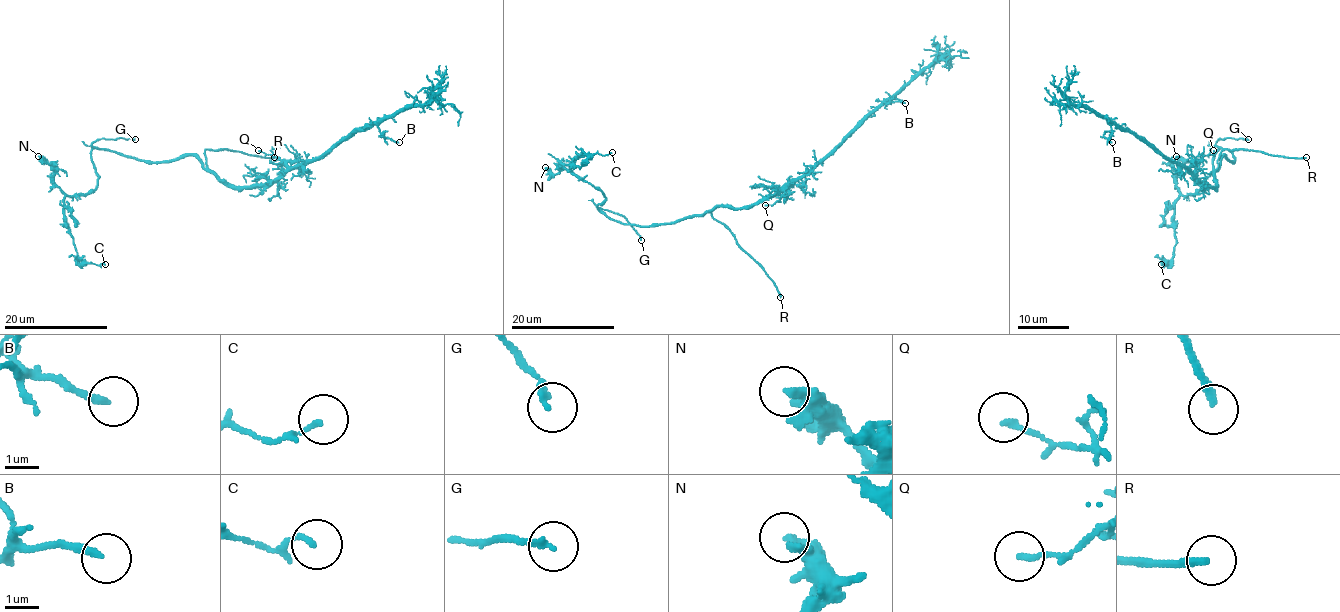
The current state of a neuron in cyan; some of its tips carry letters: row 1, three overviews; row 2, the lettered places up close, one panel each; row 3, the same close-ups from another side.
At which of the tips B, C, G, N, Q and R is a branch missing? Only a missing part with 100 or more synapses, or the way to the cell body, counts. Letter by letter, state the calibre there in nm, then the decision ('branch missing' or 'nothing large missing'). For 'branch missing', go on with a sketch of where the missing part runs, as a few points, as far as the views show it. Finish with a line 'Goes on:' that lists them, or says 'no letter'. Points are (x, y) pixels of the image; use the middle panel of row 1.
B: 200 nm thick; nothing large missing
C: 130 nm thick; nothing large missing
G: 180 nm thick; nothing large missing
N: 320 nm thick; nothing large missing
Q: 160 nm thick; nothing large missing
R: 240 nm thick; branch missing
Goes on: R

